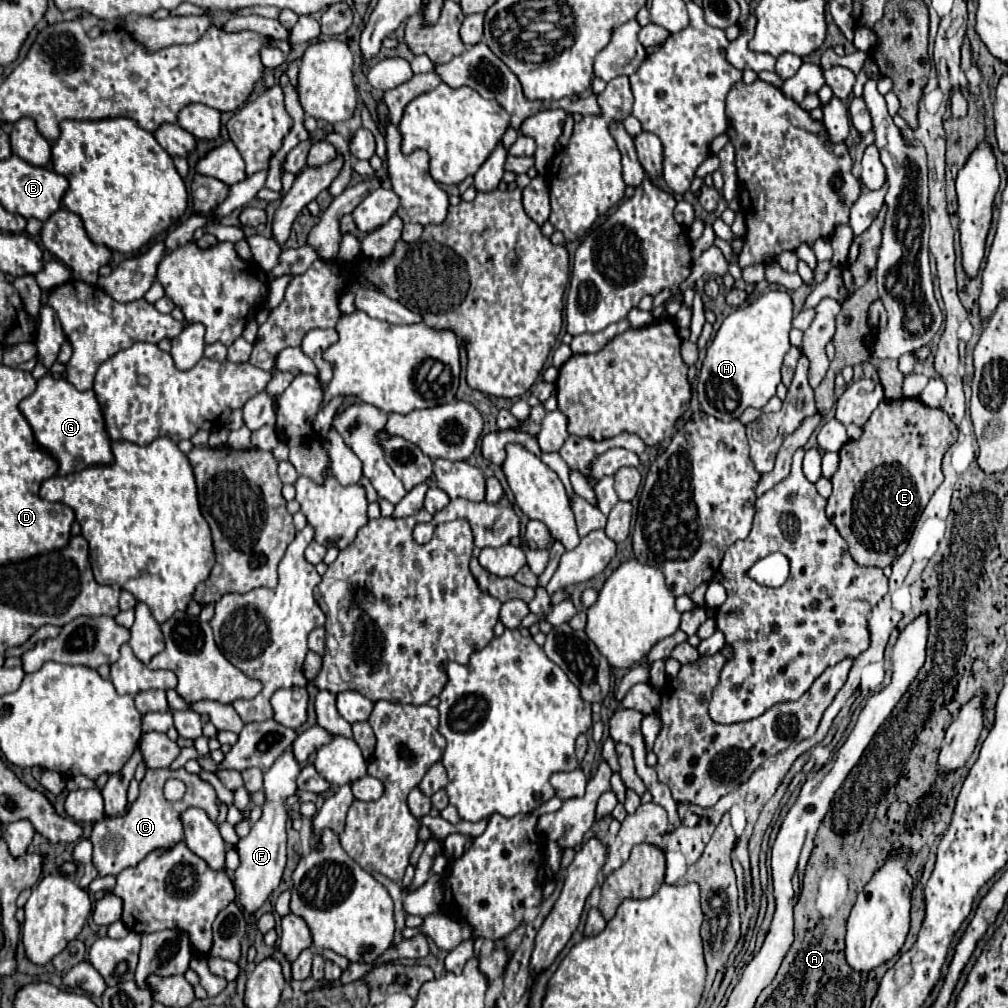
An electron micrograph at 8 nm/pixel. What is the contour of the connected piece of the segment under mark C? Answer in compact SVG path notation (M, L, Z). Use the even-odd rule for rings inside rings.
M185 768L179 770L147 770L145 778L141 780L141 792L139 798L131 804L131 808L115 818L105 816L103 820L95 822L93 832L91 832L91 840L93 840L93 864L99 872L99 876L107 876L113 874L117 876L121 870L137 866L149 852L157 850L157 848L171 848L177 842L183 840L183 826L179 820L179 814L191 806L203 808L211 820L217 820L219 816L219 798L213 790L213 786L205 780L201 780L195 774L189 774ZM169 778L179 778L185 782L187 792L179 802L169 802L163 796L163 786Z

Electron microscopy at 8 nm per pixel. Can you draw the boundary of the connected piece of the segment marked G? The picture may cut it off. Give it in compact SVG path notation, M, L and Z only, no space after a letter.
M49 370L37 380L37 390L19 402L19 410L27 418L37 446L47 450L57 462L59 476L113 460L111 440L103 428L103 412L93 390L79 392L65 378L53 376L53 370Z

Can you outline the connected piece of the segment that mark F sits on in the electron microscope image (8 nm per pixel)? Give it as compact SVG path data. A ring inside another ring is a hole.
M287 750L283 756L275 760L275 764L265 772L263 776L263 790L265 790L265 804L261 818L253 824L247 838L239 840L239 858L241 864L235 870L235 888L239 890L239 906L251 914L255 914L263 902L269 898L269 894L279 886L281 874L285 870L285 826L287 826L287 808L285 800L295 794L295 778L299 774L301 766L293 758L293 752Z

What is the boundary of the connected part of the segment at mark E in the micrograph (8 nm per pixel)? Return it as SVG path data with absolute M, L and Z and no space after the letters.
M899 398L883 400L863 426L863 436L859 440L849 440L839 450L841 460L839 470L831 478L833 494L827 500L827 518L849 544L849 554L857 564L885 568L905 552L917 518L943 482L941 460L955 440L957 426L941 408L931 408L917 398Z

